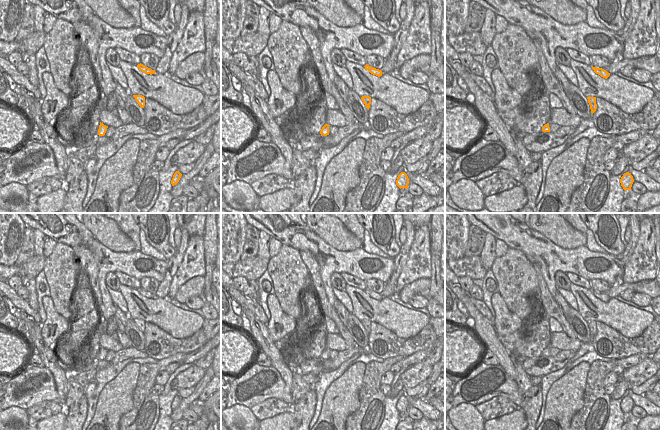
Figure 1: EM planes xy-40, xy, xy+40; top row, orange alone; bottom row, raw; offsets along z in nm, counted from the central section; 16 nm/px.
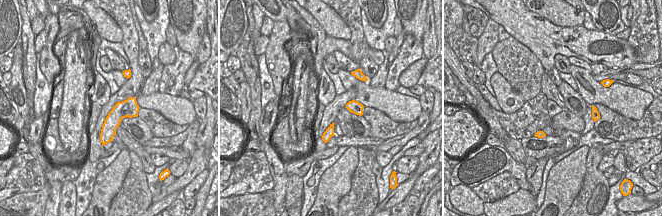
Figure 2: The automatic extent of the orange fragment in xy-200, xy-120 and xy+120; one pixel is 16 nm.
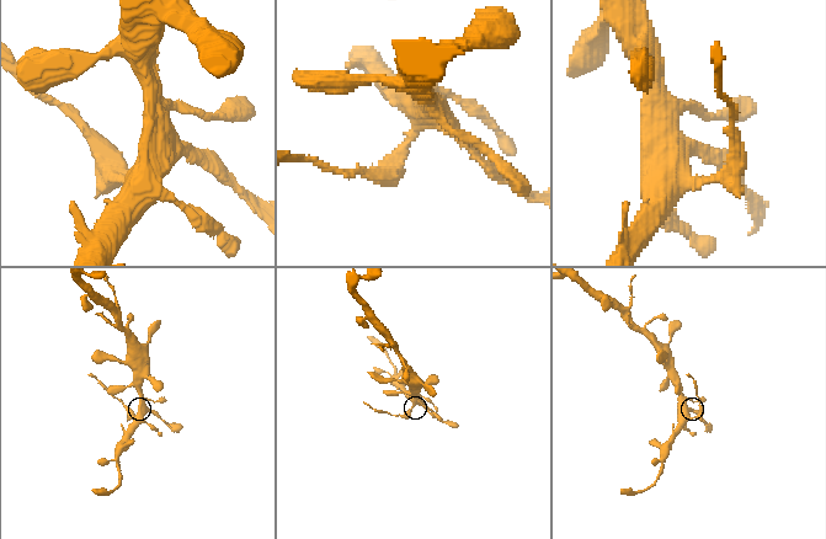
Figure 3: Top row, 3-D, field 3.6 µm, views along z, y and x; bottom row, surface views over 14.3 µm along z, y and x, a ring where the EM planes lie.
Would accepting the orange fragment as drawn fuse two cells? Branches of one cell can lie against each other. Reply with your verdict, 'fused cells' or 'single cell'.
fused cells

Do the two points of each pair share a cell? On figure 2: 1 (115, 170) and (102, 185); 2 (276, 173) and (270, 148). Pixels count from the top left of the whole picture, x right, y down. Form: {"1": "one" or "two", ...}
{"1": "one", "2": "one"}

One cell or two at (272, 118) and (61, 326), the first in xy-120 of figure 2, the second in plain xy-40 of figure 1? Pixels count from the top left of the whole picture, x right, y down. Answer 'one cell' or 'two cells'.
one cell

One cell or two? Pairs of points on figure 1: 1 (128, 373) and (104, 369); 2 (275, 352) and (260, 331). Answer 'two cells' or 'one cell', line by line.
1: two cells
2: one cell

